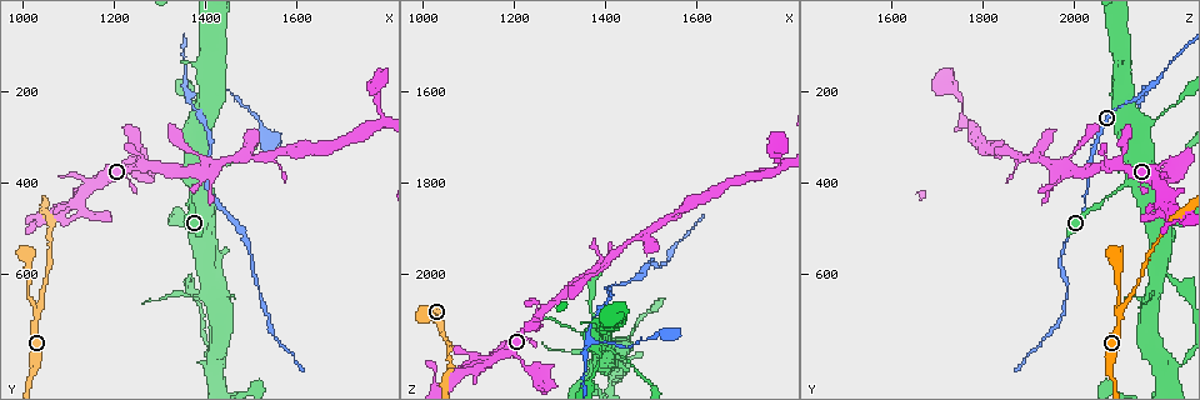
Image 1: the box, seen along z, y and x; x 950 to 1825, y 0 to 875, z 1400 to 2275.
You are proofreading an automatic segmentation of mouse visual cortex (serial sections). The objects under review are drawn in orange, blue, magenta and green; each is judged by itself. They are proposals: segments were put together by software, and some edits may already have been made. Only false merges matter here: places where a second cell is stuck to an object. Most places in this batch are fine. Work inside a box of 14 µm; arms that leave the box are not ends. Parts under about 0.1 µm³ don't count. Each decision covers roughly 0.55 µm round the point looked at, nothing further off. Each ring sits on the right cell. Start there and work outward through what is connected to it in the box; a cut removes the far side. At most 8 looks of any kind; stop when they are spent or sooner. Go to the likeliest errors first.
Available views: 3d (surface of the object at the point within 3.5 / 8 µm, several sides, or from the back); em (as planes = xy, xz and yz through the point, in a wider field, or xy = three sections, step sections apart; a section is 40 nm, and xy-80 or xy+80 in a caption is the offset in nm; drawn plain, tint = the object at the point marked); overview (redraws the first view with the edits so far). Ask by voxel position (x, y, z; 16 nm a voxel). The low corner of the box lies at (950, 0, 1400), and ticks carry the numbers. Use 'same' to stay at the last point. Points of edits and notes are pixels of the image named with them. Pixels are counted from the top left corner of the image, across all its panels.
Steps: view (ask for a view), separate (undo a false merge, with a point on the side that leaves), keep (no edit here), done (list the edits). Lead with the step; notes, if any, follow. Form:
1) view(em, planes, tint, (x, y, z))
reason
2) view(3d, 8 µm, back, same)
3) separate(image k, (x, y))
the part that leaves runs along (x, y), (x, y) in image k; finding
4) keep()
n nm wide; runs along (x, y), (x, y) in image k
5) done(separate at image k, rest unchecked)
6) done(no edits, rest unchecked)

view(3d, 8 µm, (1360, 210, 2145))
three arms meet

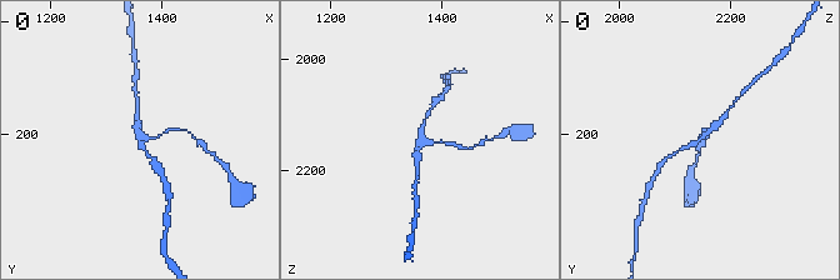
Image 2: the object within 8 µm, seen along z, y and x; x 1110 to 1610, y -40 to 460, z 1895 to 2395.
view(em, xy, step 2, tint, (1360, 210, 2150))
3 arms; arms of 100, 150, 200 nm

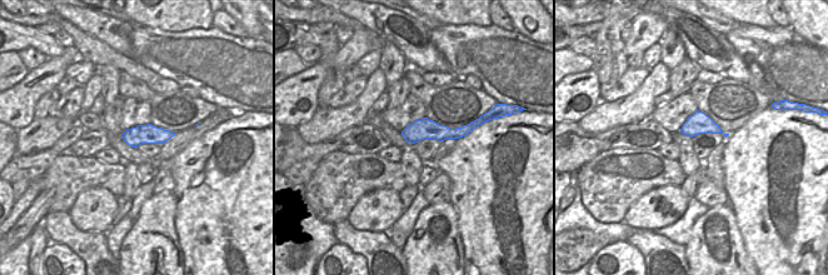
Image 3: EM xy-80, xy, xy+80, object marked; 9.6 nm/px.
keep()
runs along (429, 113), (421, 139), (456, 146) in image 2; continuous, no second cell

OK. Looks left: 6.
view(3d, 8 µm, (1040, 685, 2100))
side arm on a straight run

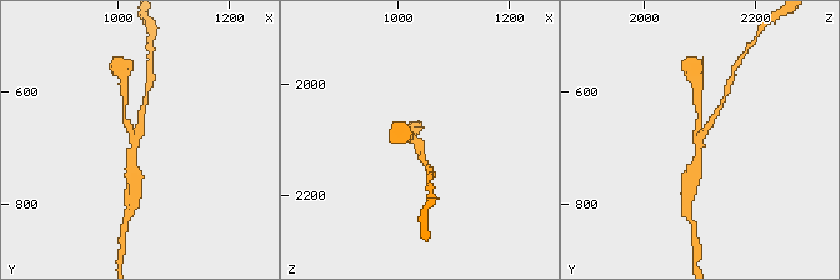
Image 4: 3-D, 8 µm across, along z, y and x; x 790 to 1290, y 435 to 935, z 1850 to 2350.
view(em, xy, step 3, tint, (1035, 685, 2105))
3 arms; arms of 150, 150, 300 nm

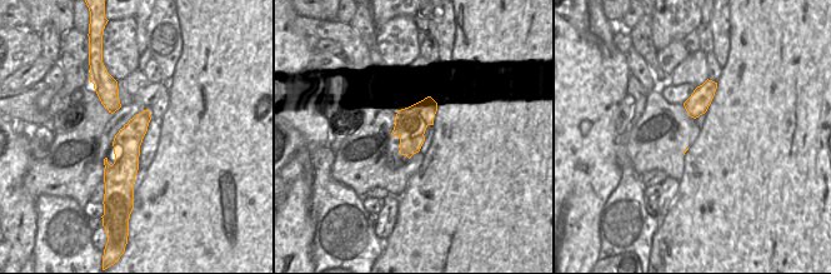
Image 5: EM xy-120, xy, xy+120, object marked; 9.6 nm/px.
keep()
runs along (131, 171), (136, 138), (124, 106) in image 4; one cell here

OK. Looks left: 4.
view(3d, 3.5 µm, (1250, 365, 2090))
two arms in line, one across

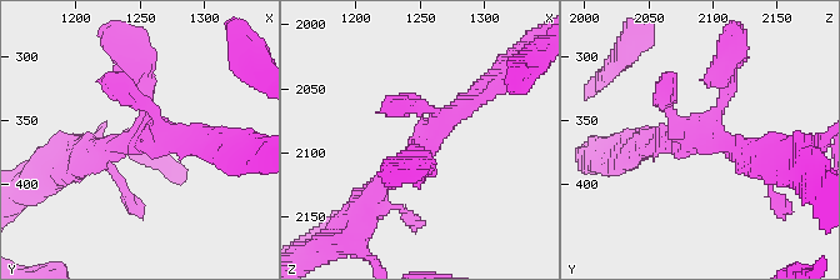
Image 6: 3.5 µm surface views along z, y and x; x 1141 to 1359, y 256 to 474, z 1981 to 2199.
view(em, xy, step 1, tint, (1252, 364, 2096))

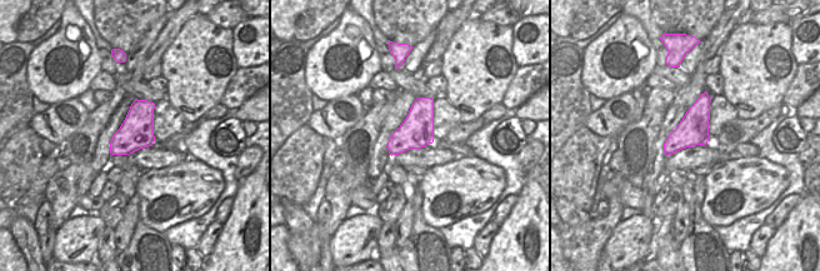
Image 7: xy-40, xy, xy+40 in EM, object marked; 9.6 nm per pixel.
view(em, xy, step 3, tint, same)
another direction

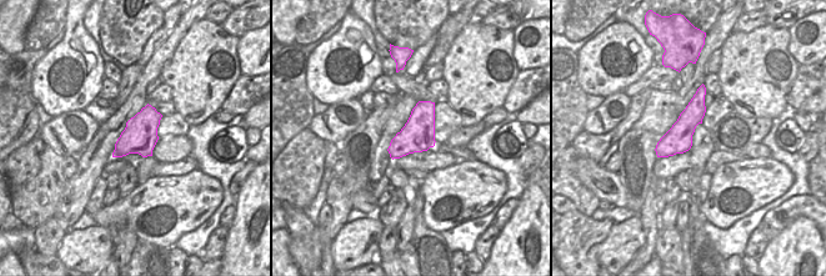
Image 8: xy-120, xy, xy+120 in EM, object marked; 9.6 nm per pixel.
keep()
runs along (368, 205), (433, 131), (479, 93) in image 6; continuous, no second cell

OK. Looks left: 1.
done(no edits, rest unchecked)

